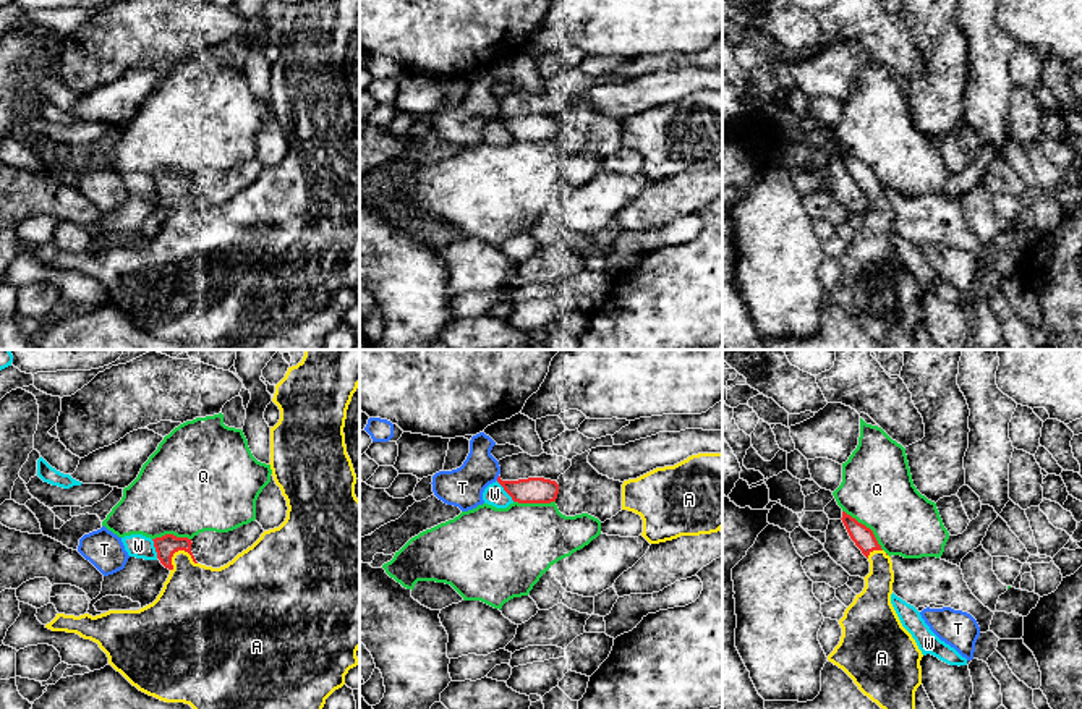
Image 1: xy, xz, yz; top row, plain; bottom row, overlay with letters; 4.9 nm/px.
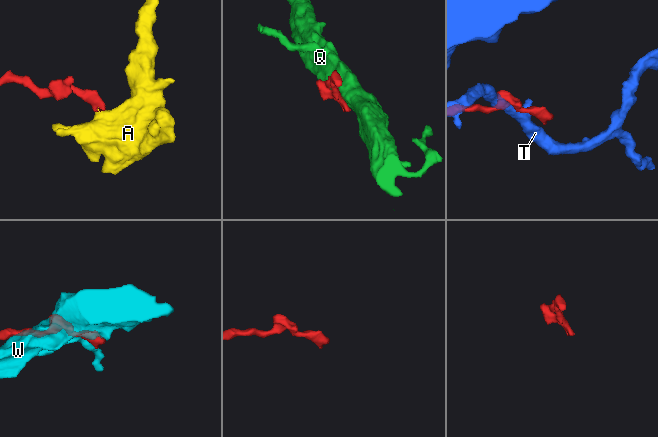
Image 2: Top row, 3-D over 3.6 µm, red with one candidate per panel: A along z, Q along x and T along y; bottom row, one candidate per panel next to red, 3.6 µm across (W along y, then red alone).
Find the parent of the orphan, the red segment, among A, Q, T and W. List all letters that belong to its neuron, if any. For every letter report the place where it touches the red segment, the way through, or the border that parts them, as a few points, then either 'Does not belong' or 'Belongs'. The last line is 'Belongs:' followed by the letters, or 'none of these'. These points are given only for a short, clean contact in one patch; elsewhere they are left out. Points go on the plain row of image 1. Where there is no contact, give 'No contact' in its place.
A: Touches red at xy (185, 188). Belongs
Q: Touches red at yz (865, 164). Boundary: yz (843, 148), (864, 161), (883, 186). Does not belong
T: Touches red at xz (498, 115). Does not belong
W: Touches red at xz (504, 127). Does not belong
Belongs: A

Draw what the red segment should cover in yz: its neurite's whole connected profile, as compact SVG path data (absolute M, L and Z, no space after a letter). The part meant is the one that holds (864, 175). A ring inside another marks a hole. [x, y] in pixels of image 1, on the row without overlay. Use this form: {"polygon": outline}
{"polygon": "M846 149L841 157L868 196L870 210L863 215L863 228L839 257L842 274L828 298L842 306L858 327L886 350L915 350L923 291L891 241L891 194L870 165Z"}

